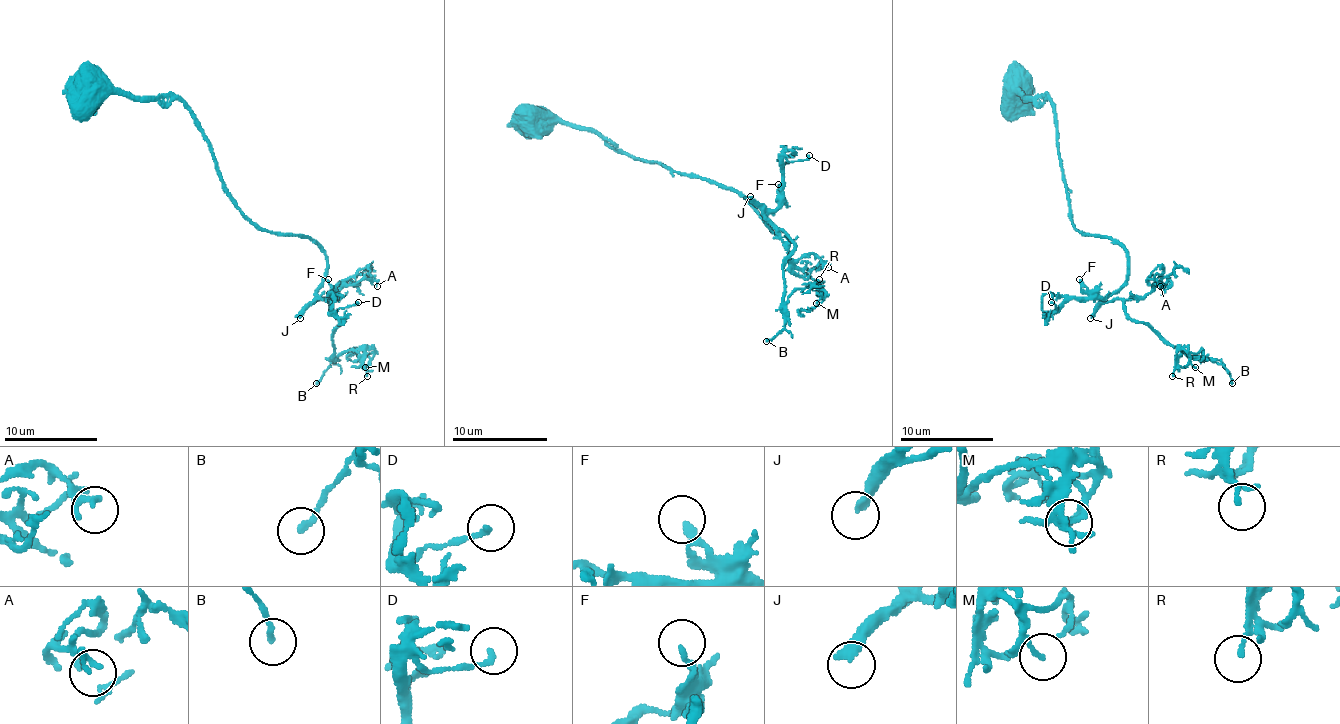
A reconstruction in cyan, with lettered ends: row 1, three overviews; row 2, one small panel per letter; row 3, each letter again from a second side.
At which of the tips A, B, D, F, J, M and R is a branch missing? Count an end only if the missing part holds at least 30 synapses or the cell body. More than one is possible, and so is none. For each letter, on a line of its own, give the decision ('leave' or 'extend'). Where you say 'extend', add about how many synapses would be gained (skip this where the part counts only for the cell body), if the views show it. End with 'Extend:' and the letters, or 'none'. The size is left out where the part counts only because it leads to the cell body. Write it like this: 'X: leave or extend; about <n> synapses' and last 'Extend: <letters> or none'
A: leave
B: leave
D: leave
F: leave
J: extend; about 750 synapses
M: leave
R: leave
Extend: J

